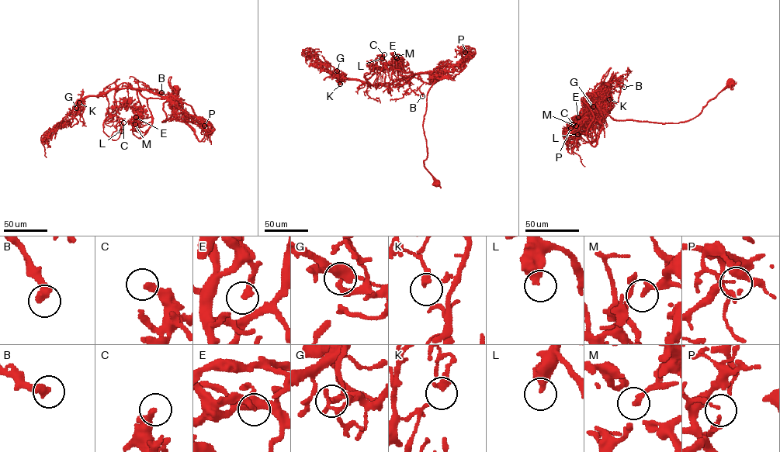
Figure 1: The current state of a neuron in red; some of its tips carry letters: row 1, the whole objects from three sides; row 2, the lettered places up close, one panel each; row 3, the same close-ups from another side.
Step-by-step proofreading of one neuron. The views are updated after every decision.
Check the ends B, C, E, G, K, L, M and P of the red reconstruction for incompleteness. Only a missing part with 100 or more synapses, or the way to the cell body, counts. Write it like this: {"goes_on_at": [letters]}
{"goes_on_at": []}

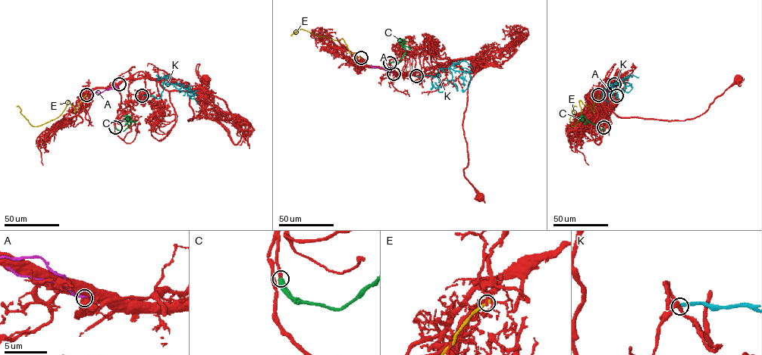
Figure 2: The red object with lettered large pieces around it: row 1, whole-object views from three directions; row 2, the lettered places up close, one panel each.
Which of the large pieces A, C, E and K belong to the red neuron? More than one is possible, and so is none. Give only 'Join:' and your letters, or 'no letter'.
Join: C

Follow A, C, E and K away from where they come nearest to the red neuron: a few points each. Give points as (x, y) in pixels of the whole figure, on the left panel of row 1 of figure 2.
A: (119, 85), (116, 88), (99, 93), (98, 91)
C: (115, 126), (123, 131), (130, 124), (130, 115), (123, 120)
E: (86, 94), (75, 112), (69, 101), (59, 116), (39, 126), (32, 126), (20, 113), (20, 108), (17, 107)
K: (142, 95), (158, 98), (163, 84), (167, 83), (178, 83), (191, 92), (195, 91), (193, 92), (188, 85)

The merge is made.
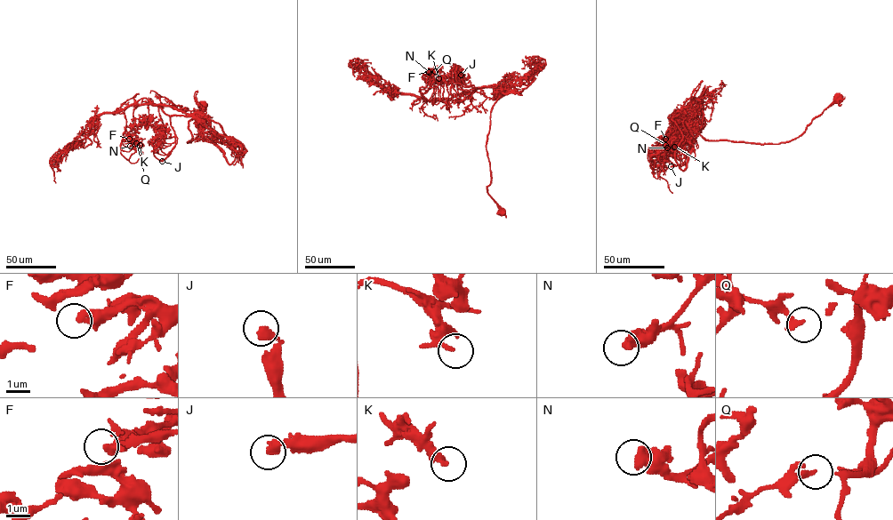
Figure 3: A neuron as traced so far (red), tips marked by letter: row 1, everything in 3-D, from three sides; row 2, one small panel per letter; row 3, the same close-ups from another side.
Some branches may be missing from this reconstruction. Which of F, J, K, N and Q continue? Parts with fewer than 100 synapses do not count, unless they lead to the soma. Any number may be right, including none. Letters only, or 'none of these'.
J

